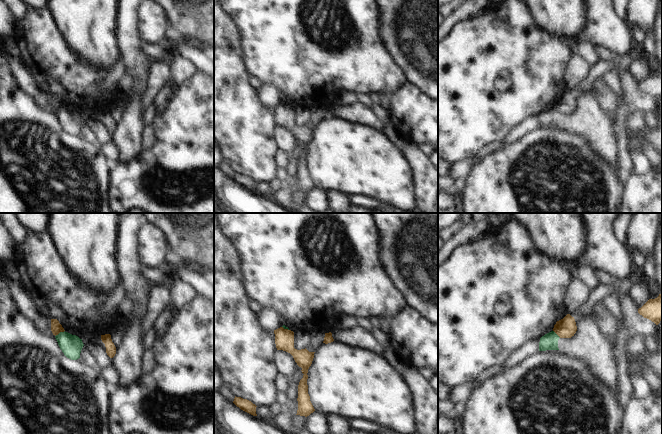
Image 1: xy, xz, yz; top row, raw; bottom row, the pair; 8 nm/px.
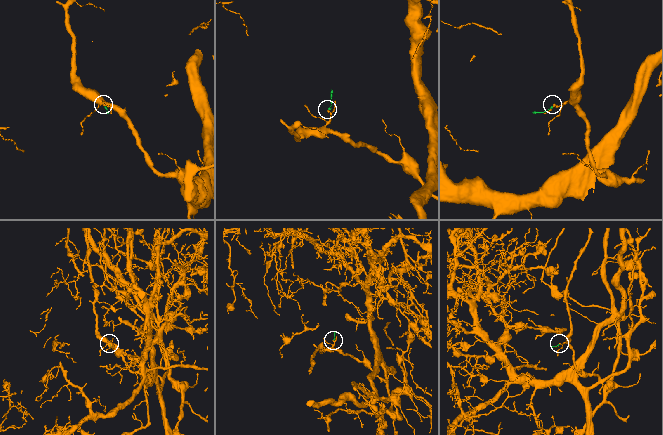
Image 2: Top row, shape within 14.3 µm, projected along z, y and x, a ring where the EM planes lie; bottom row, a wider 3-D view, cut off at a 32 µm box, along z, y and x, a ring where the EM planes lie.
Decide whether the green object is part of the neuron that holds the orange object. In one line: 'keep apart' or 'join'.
keep apart

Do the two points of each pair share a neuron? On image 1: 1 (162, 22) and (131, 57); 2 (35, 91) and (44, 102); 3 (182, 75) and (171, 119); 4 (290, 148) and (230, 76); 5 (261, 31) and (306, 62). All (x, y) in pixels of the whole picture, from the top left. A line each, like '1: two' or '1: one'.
1: two
2: one
3: two
4: two
5: one

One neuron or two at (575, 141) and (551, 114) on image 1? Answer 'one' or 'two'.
two

